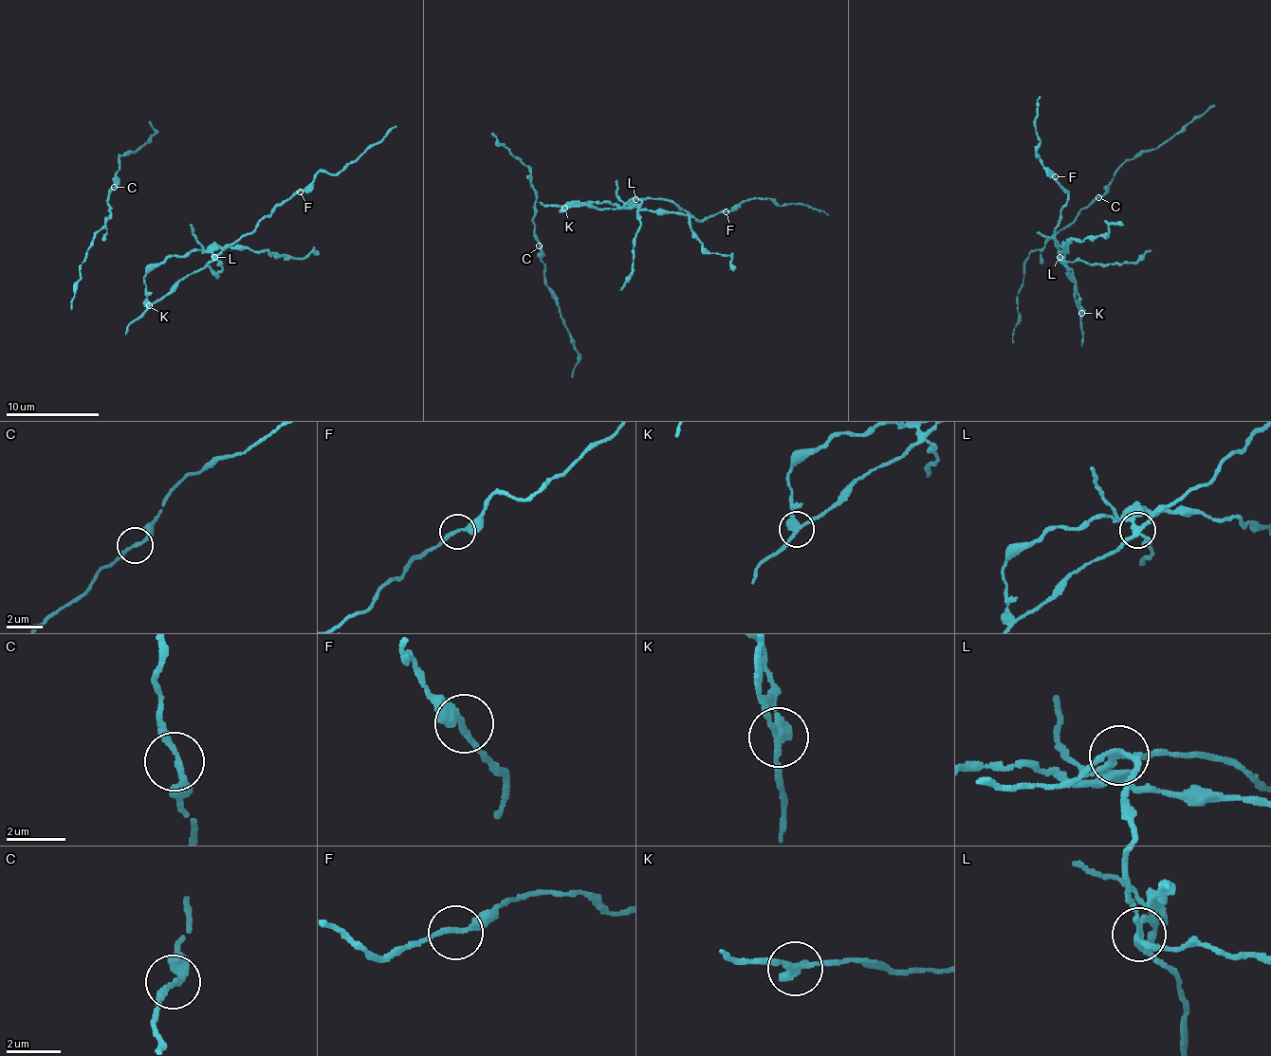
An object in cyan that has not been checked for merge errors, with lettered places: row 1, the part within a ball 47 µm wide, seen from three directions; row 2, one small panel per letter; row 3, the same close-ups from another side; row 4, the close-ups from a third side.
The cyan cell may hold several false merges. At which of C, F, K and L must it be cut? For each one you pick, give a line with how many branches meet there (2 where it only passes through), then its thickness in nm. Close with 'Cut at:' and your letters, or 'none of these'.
K: 3 | 260 nm
L: 4 | 220 nm
Cut at: K, L

